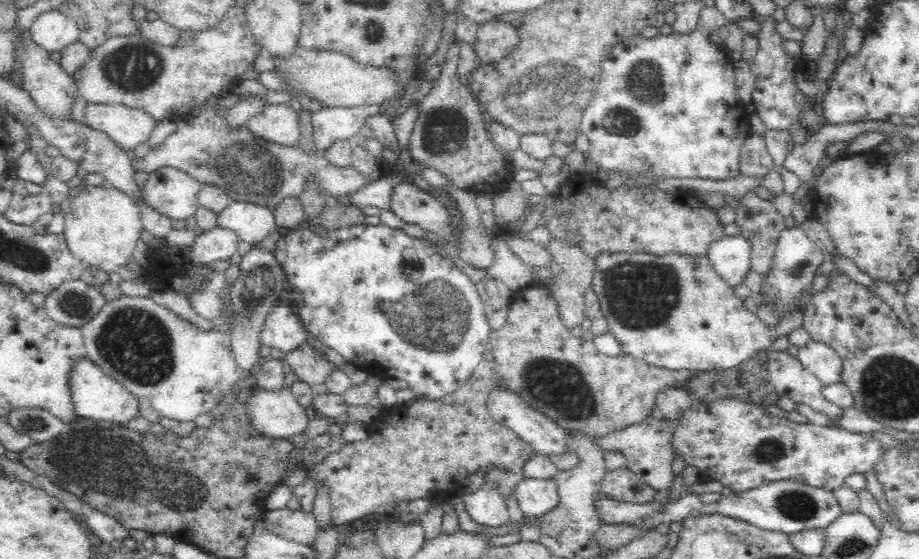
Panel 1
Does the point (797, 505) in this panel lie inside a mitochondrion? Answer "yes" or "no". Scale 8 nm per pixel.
yes

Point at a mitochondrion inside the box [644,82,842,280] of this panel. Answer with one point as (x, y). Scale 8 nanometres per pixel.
(800, 267)

